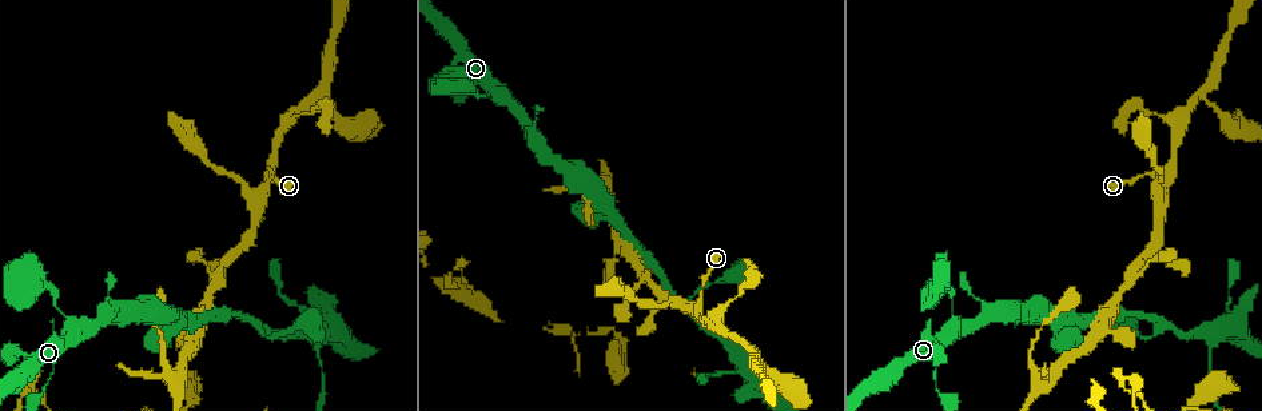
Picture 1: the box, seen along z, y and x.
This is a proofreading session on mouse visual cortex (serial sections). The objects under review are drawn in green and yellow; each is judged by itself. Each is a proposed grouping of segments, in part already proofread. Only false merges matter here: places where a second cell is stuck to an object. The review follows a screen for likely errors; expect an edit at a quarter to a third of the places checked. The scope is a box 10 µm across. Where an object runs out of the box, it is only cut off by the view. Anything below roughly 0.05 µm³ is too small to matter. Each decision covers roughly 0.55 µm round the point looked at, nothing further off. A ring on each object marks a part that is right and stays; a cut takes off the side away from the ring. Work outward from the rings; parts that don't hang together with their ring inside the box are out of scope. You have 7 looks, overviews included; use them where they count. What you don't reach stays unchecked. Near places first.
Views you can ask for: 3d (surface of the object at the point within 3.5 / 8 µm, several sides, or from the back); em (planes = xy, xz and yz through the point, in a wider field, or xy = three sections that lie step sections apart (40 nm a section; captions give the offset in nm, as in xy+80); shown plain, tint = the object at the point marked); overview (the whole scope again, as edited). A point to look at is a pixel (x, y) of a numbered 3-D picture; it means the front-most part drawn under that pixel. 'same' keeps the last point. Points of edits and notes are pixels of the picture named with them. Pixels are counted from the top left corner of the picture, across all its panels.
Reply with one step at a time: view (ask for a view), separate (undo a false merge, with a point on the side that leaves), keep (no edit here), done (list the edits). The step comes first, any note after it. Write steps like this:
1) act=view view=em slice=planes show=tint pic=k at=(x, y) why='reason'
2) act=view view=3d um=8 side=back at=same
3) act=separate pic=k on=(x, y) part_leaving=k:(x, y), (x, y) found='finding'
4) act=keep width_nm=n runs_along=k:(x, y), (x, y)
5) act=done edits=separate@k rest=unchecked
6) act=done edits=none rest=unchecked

act=view view=3d um=8 pic=1 at=(73, 329) why='arms part here'

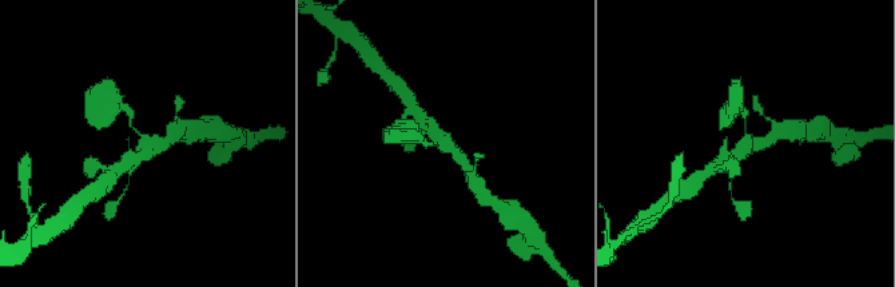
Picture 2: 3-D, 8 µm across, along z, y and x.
act=view view=3d um=3.5 at=same why='closer look'

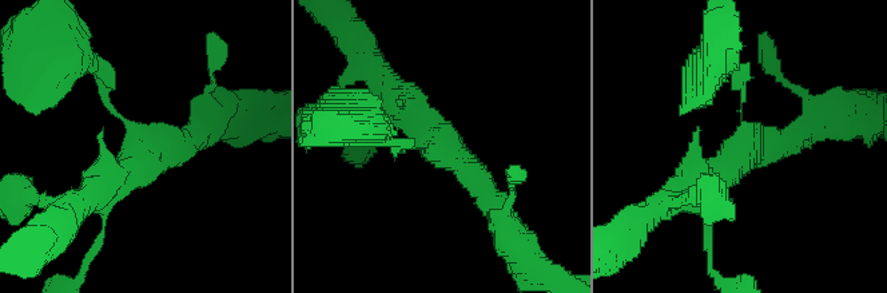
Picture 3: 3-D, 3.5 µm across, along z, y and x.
act=view view=em slice=planes show=tint pic=3 at=(146, 155) why='now the EM'

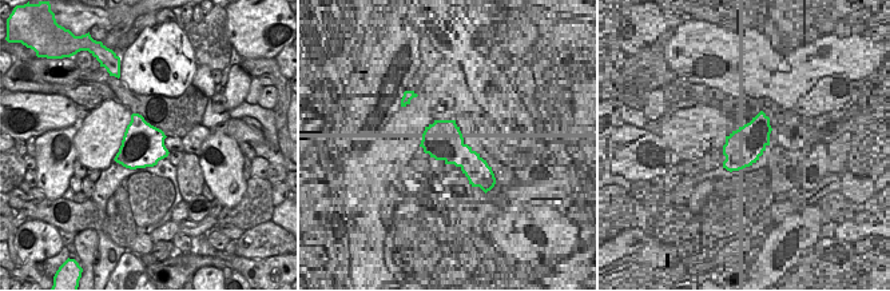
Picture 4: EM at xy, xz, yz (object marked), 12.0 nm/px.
act=keep arm_widths_nm=100,300,400 runs_along=3:(392, 91), (498, 210) found='continuous, no second cell'

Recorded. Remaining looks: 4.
act=view view=3d um=3.5 pic=1 at=(274, 176) why='sharp bend'

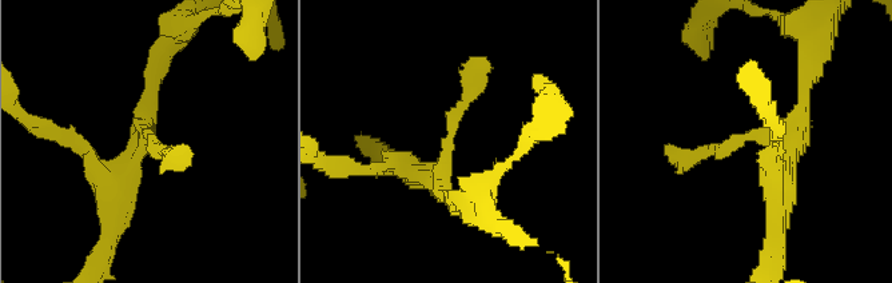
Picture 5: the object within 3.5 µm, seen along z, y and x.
act=view view=em slice=xy step=3 show=tint pic=5 at=(143, 140) why='now the EM'

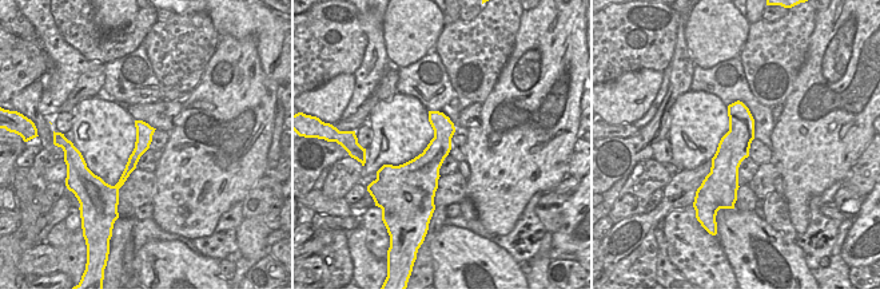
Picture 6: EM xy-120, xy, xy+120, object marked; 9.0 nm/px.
act=keep width_nm=240 runs_along=5:(696, 155), (768, 134), (777, 216) found='one cell here'

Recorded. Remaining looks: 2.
act=done edits=none rest=unchecked

